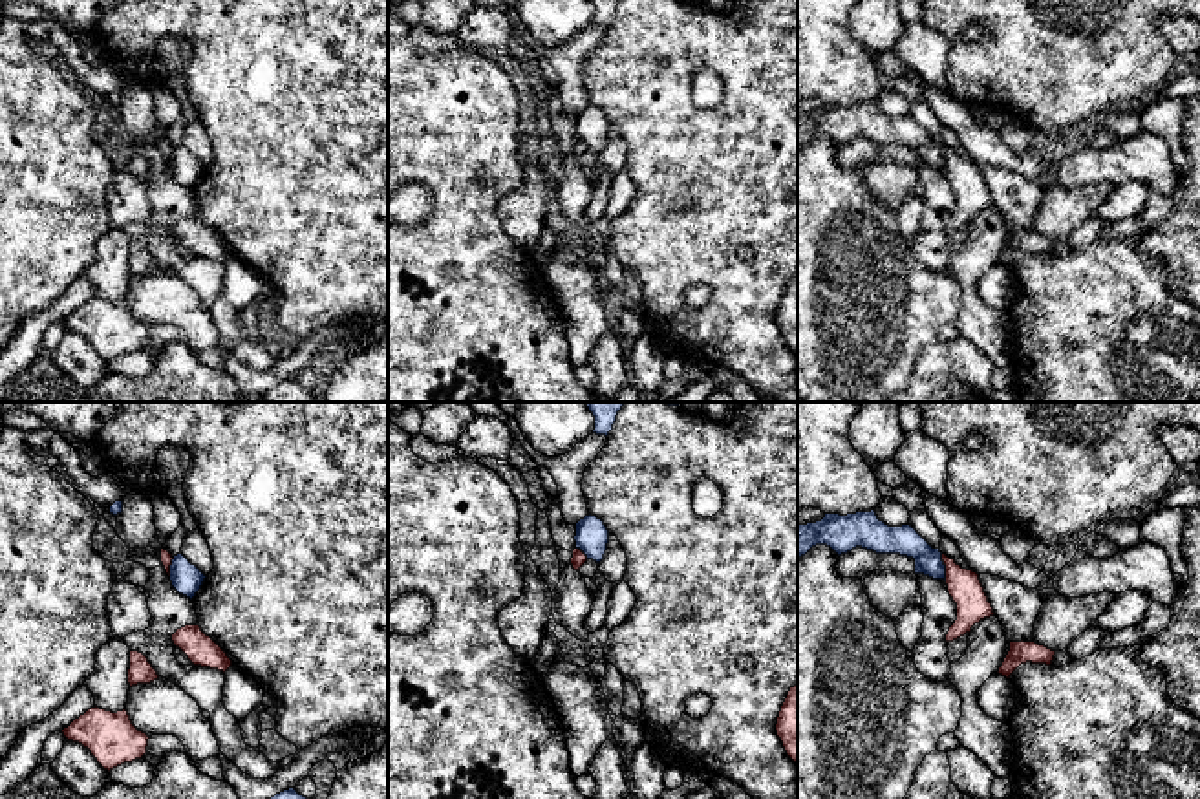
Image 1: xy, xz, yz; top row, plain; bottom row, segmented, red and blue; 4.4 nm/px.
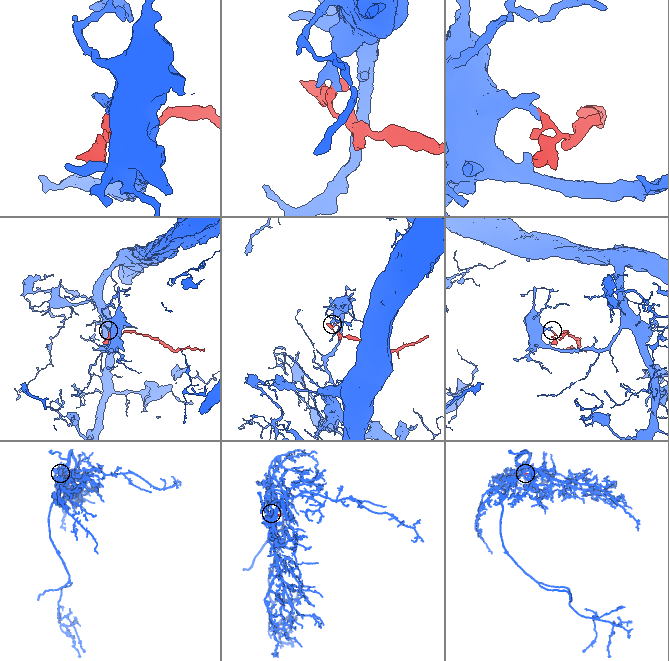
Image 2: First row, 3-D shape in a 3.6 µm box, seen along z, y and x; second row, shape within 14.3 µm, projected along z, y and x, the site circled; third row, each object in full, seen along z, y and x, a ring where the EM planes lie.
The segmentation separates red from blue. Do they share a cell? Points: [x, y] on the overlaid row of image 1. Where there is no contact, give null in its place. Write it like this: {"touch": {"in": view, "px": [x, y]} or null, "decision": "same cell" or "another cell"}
{"touch": {"in": "yz", "px": [946, 567]}, "decision": "another cell"}

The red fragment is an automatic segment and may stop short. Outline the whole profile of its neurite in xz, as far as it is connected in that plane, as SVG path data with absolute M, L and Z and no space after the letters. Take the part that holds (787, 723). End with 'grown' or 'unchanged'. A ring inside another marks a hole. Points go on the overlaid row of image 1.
M798 686L790 687L776 724L787 755L798 764Z | unchanged

